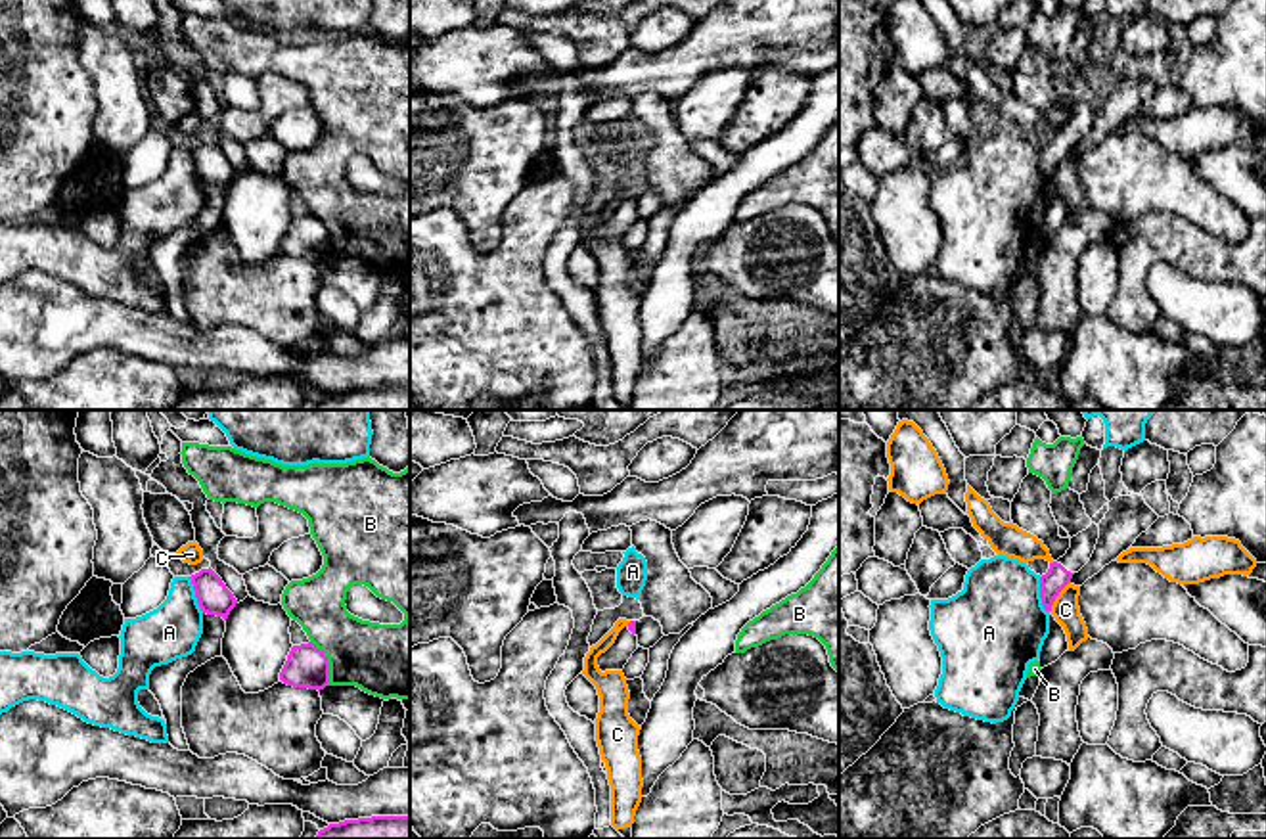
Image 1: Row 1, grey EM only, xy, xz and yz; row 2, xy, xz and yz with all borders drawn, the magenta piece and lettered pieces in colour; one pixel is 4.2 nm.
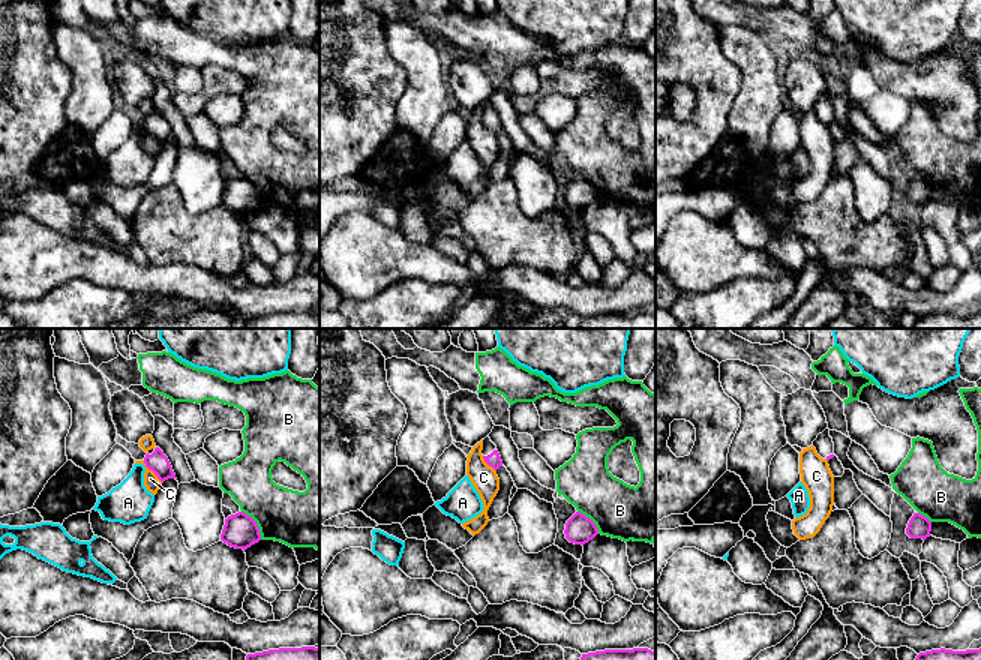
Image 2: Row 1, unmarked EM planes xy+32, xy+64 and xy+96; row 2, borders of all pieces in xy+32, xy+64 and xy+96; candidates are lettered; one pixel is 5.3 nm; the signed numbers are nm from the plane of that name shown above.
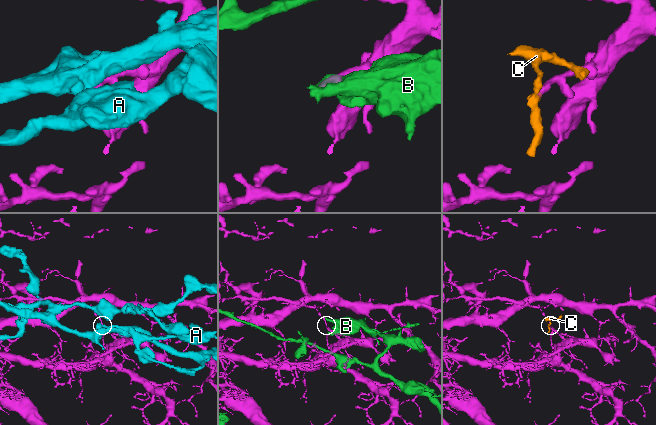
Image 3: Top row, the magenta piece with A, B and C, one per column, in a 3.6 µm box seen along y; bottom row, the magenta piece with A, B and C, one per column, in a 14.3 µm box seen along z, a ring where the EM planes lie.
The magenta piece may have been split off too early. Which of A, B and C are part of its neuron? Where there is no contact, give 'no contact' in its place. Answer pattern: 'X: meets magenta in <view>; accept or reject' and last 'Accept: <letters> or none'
A: meets magenta in yz; reject
B: meets magenta in xy; reject
C: meets magenta in yz; reject
Accept: none

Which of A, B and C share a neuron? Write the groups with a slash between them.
A / B / C

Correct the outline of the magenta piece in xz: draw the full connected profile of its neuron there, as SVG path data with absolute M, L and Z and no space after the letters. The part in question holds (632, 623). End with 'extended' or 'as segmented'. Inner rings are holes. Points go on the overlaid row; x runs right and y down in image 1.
M630 621L617 636L615 644L598 657L598 667L605 670L622 670L638 649L636 621Z; extended

